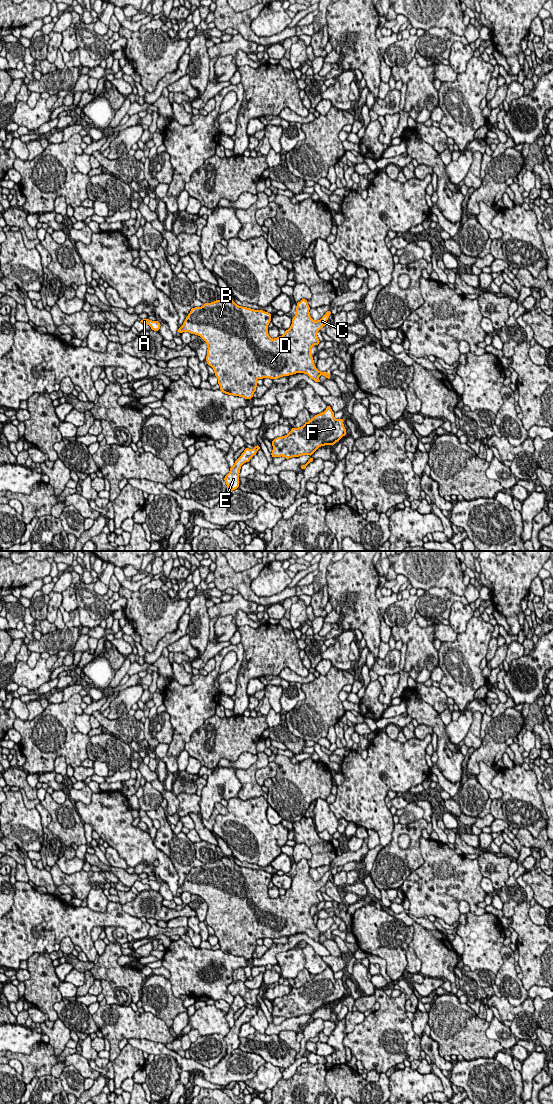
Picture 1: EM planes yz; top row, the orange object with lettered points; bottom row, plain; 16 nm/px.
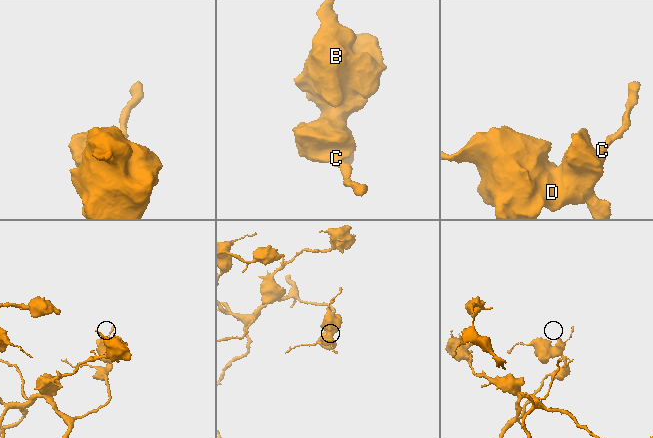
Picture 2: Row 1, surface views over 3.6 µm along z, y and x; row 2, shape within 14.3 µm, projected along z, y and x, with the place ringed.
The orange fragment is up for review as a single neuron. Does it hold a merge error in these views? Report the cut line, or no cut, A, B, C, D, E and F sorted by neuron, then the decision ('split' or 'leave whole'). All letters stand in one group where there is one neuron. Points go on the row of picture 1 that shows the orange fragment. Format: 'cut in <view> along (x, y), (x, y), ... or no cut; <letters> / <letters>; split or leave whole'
no cut; A B C D E F; leave whole

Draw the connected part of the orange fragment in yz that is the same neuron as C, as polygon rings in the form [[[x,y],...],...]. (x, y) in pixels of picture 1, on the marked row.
[[[224,296],[215,302],[205,303],[202,307],[192,308],[184,324],[178,328],[178,333],[187,331],[203,338],[208,347],[206,361],[218,378],[220,390],[248,400],[256,391],[258,379],[273,380],[296,373],[305,373],[318,383],[321,383],[320,375],[331,379],[328,372],[320,372],[316,368],[311,356],[311,347],[320,343],[317,332],[326,325],[331,311],[327,311],[320,320],[314,321],[309,310],[306,299],[298,302],[291,327],[284,335],[272,339],[268,335],[272,314],[239,306]]]

